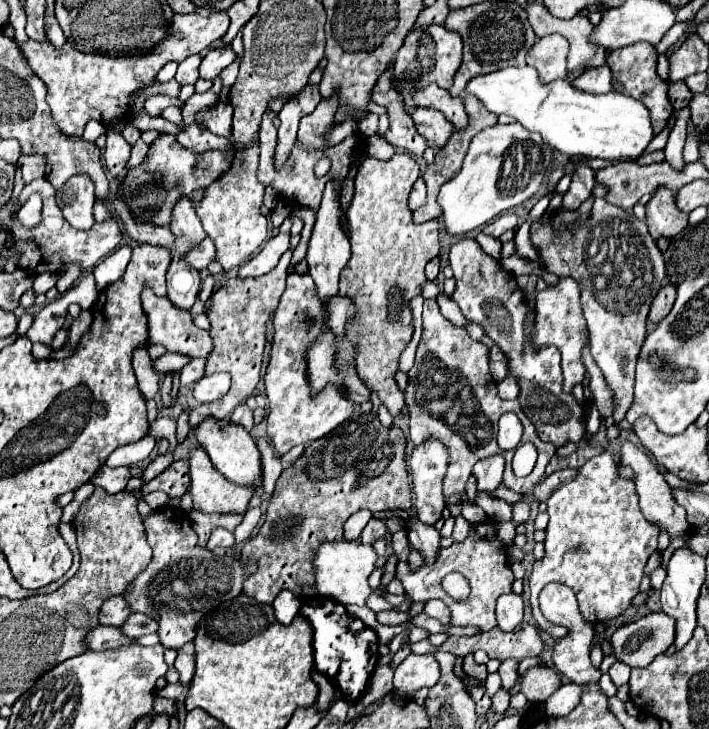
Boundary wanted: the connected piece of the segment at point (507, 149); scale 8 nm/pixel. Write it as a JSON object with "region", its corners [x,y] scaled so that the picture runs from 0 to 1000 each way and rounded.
{"region":[[[733,169],[680,177],[666,191],[646,240],[629,248],[618,265],[629,320],[638,325],[663,320],[666,314],[694,303],[708,289],[748,273],[776,235],[779,210],[779,202],[767,202],[759,182],[742,180]]]}

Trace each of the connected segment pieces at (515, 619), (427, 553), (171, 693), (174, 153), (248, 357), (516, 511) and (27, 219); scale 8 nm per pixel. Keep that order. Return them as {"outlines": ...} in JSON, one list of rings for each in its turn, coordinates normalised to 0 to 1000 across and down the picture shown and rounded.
{"outlines":[[[[728,813],[708,816],[700,830],[700,849],[702,849],[702,863],[708,866],[722,866],[739,846],[739,827],[736,819]]],[[[584,709],[578,715],[581,720],[573,726],[578,748],[595,759],[598,772],[609,772],[609,767],[615,767],[621,756],[621,731],[612,723],[598,720]]],[[[257,937],[234,940],[231,945],[220,948],[220,956],[237,956],[237,959],[254,959],[257,953],[260,953],[260,942],[257,942]]],[[[228,185],[212,199],[203,224],[197,224],[197,229],[181,232],[178,243],[169,246],[166,267],[181,281],[195,306],[234,311],[243,303],[243,284],[248,281],[248,273],[254,273],[254,267],[268,270],[271,262],[293,257],[324,232],[324,224],[327,213],[319,207],[296,204],[288,210],[271,210],[260,204],[245,185]]],[[[408,340],[395,354],[392,364],[381,374],[375,374],[367,383],[336,383],[324,380],[316,394],[310,394],[299,405],[299,421],[291,421],[291,432],[299,443],[296,460],[302,465],[302,481],[293,490],[293,501],[289,503],[289,514],[298,514],[305,509],[319,509],[327,517],[327,531],[312,547],[295,554],[296,569],[306,576],[317,576],[322,569],[347,550],[367,520],[367,503],[375,476],[375,446],[384,438],[389,427],[389,416],[395,413],[395,405],[401,402],[406,369],[415,342]]],[[[731,687],[722,693],[722,715],[728,720],[736,720],[748,712],[748,693],[742,687]]],[[[45,265],[42,273],[25,289],[25,300],[37,311],[51,311],[56,306],[56,295],[59,295],[59,270],[56,270],[56,265]]]]}

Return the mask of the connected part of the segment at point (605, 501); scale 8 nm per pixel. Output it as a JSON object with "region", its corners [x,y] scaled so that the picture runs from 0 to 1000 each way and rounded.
{"region":[[[852,619],[849,624],[835,627],[832,632],[827,632],[818,641],[812,657],[793,665],[773,684],[773,706],[776,706],[776,717],[773,717],[770,742],[767,742],[770,745],[770,759],[762,770],[753,772],[750,786],[748,786],[748,813],[750,813],[748,827],[750,827],[750,838],[753,838],[753,846],[762,857],[762,863],[767,863],[779,874],[790,877],[790,874],[798,871],[798,860],[776,855],[773,849],[767,849],[767,844],[762,838],[759,816],[762,816],[764,805],[770,805],[773,800],[801,802],[815,819],[821,846],[835,857],[841,857],[846,852],[869,849],[872,844],[877,844],[889,833],[891,822],[903,811],[908,775],[928,750],[928,726],[908,712],[908,706],[900,695],[897,665],[891,660],[883,660],[883,657],[872,654],[869,635],[866,635],[866,630],[860,627],[858,619]]]}

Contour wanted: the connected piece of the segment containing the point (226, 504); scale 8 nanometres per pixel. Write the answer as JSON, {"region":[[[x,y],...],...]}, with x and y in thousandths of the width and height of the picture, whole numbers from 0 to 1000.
{"region":[[[285,613],[268,619],[268,679],[274,682],[274,698],[285,704],[341,704],[358,679],[355,668],[339,668],[324,663],[302,643],[293,621]]]}

